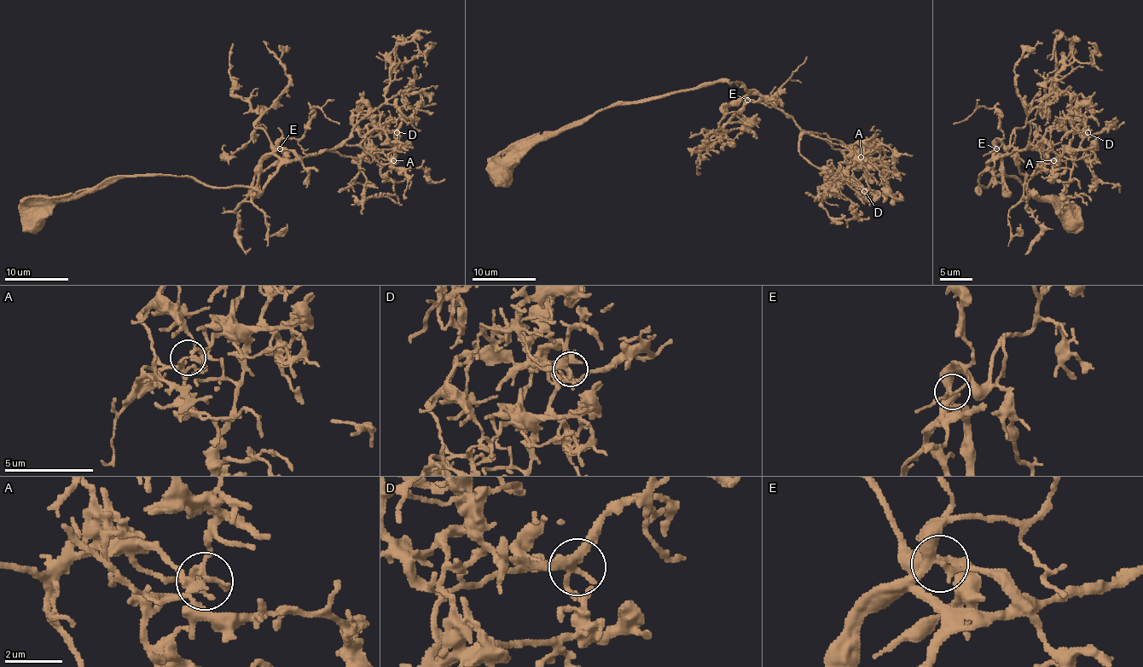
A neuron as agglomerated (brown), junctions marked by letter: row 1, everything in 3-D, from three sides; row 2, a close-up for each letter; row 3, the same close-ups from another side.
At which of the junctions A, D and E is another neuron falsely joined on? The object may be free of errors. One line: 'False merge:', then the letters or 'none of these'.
False merge: none of these

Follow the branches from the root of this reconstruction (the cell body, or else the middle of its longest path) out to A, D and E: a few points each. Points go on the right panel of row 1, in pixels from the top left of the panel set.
A: (1068, 219), (1013, 177), (995, 177), (977, 190), (987, 163), (1015, 150), (1035, 145), (1046, 163), (1053, 159)
D: (1068, 219), (1013, 177), (995, 177), (977, 190), (978, 174), (987, 163), (1035, 145), (1049, 128), (1087, 132)
E: (1068, 219), (1013, 177), (995, 177), (987, 187), (977, 190), (978, 176), (996, 148)

